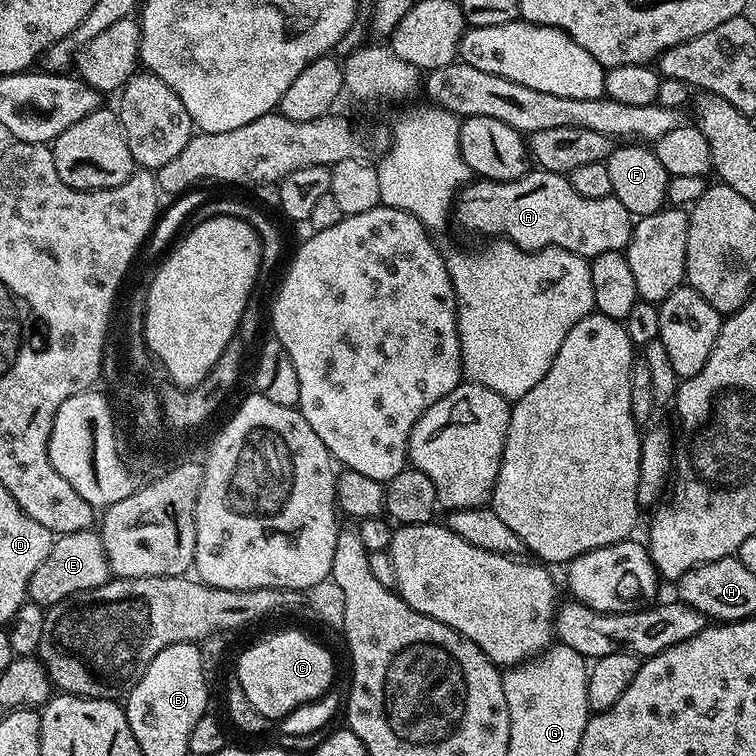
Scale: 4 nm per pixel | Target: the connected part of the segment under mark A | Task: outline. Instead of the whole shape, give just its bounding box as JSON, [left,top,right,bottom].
[454,170,634,258]

